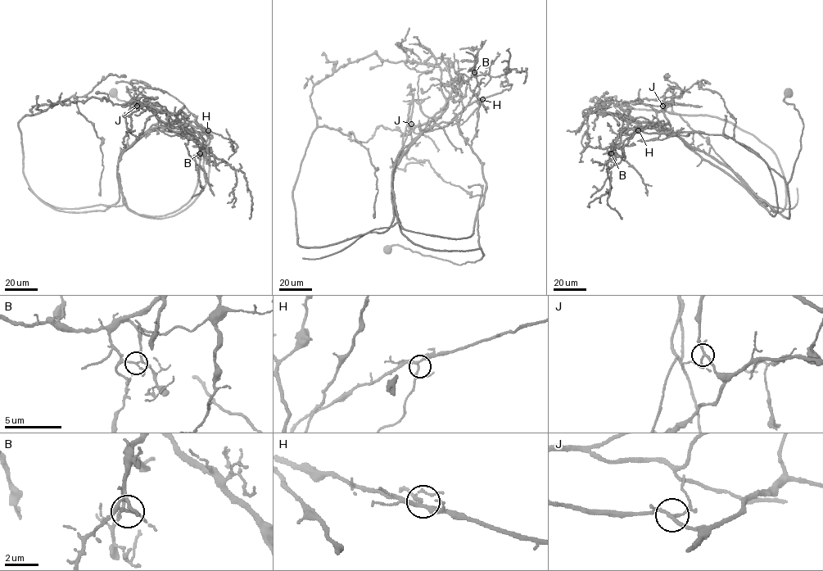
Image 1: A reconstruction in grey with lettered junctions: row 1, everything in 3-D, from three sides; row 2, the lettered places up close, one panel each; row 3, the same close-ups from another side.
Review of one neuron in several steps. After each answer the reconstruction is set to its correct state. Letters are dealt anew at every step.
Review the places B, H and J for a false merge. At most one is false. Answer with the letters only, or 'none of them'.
B

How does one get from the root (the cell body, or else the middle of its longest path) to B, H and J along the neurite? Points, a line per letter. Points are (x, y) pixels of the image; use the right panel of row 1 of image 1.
B: (789, 92), (784, 100), (794, 105), (803, 129), (788, 183), (789, 218), (662, 126), (630, 122), (611, 153)
H: (789, 92), (784, 100), (794, 105), (803, 129), (788, 183), (789, 218), (669, 131), (638, 130)
J: (789, 92), (784, 100), (794, 105), (803, 129), (788, 183), (789, 218), (737, 174), (679, 138), (662, 106)

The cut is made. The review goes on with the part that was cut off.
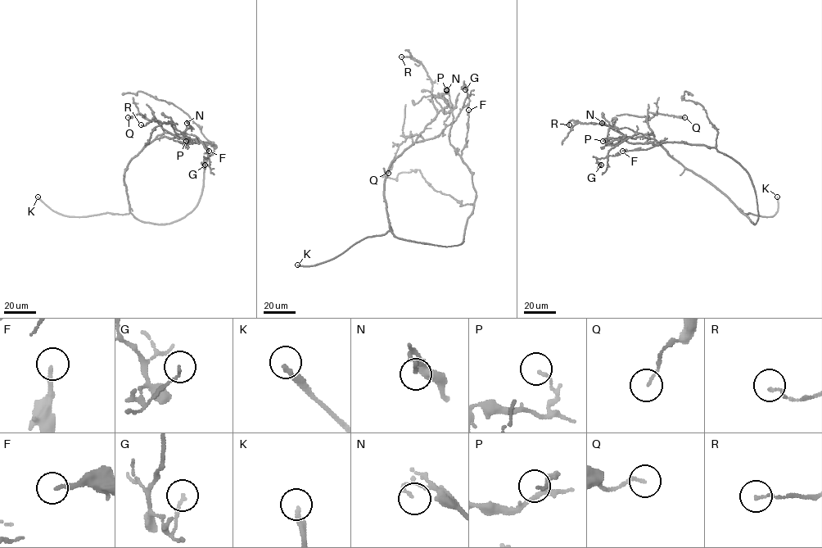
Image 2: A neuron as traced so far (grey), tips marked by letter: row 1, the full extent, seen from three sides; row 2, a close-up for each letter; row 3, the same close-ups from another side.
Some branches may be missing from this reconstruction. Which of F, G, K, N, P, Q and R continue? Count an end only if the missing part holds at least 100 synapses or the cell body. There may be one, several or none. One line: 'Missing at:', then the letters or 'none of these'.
Missing at: K

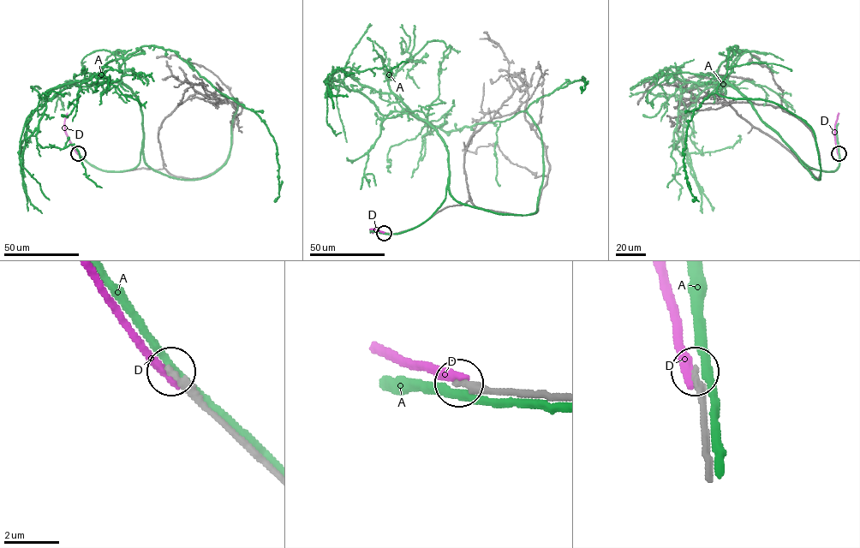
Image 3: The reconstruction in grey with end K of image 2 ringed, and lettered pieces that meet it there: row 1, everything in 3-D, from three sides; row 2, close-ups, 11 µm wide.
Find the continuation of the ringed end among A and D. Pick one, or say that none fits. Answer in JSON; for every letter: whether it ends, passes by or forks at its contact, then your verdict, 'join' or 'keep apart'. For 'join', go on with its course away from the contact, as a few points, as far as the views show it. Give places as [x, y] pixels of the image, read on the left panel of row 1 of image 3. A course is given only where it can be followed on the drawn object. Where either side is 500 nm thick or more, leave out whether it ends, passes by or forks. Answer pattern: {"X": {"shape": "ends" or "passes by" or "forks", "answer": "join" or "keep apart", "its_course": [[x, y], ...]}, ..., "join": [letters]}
{"A": {"shape": "passes by", "answer": "keep apart"}, "D": {"shape": "ends", "answer": "keep apart"}, "join": []}

